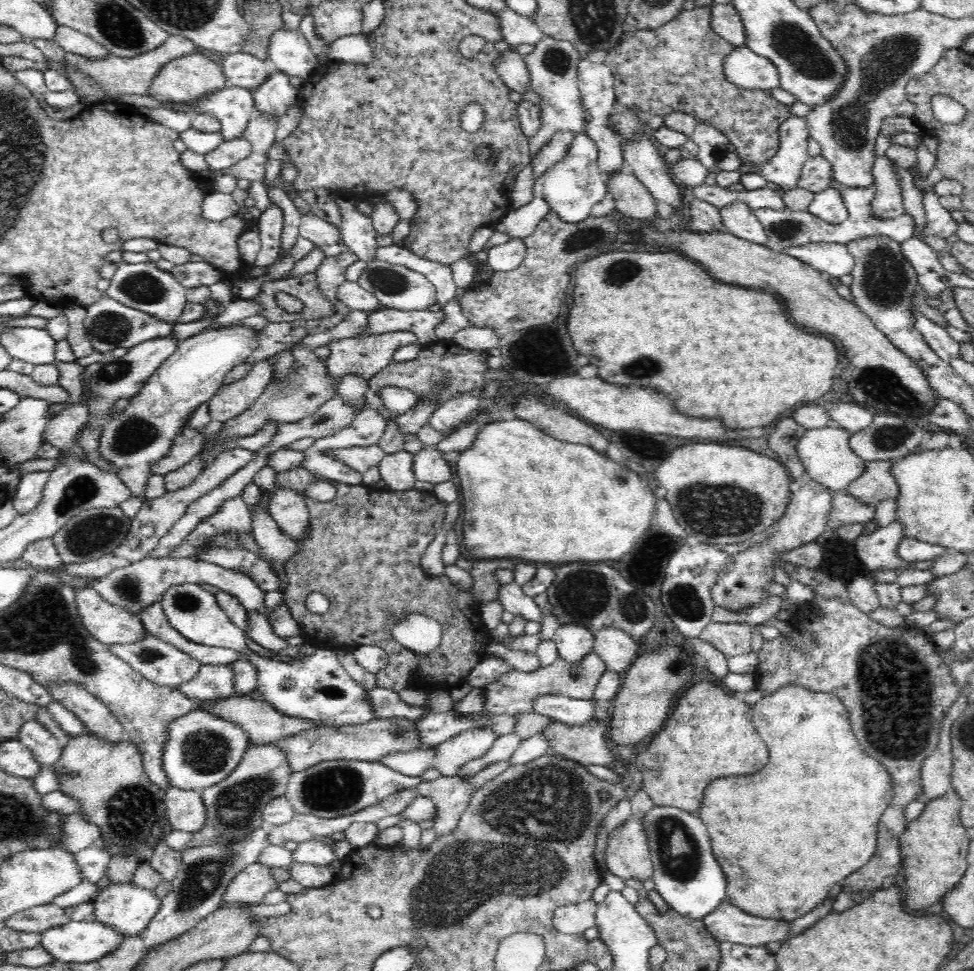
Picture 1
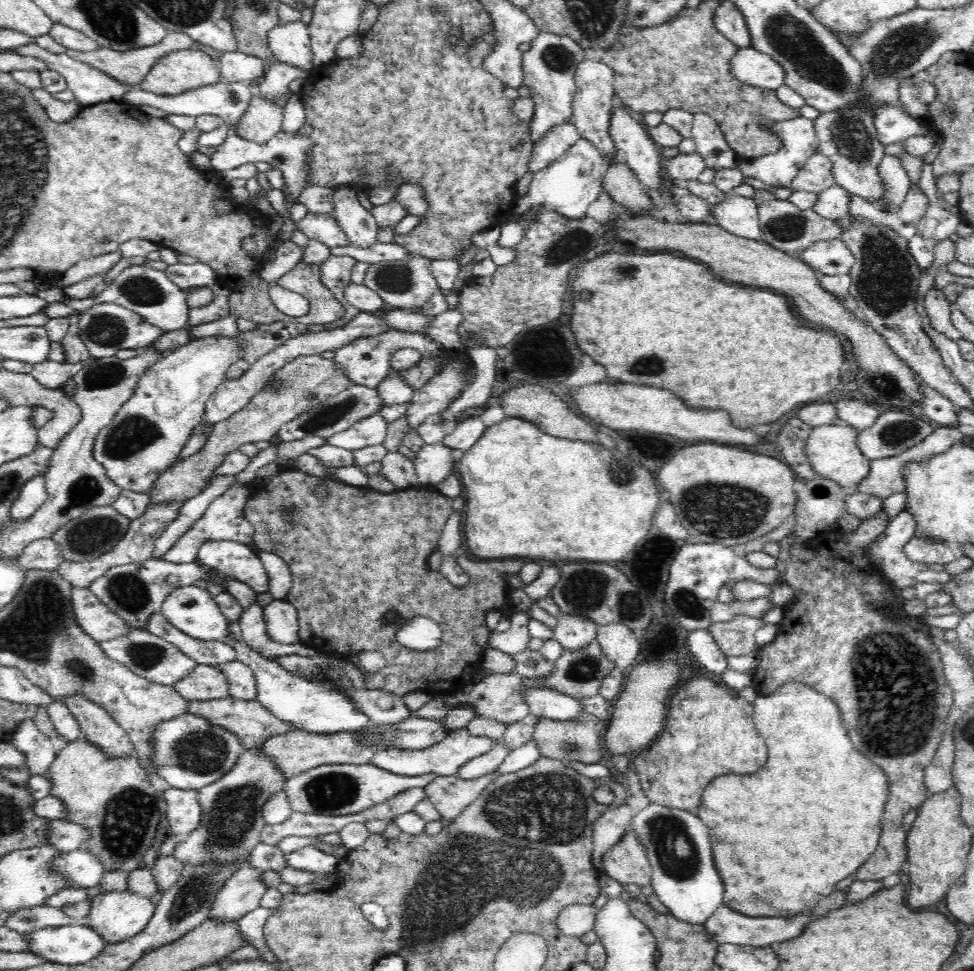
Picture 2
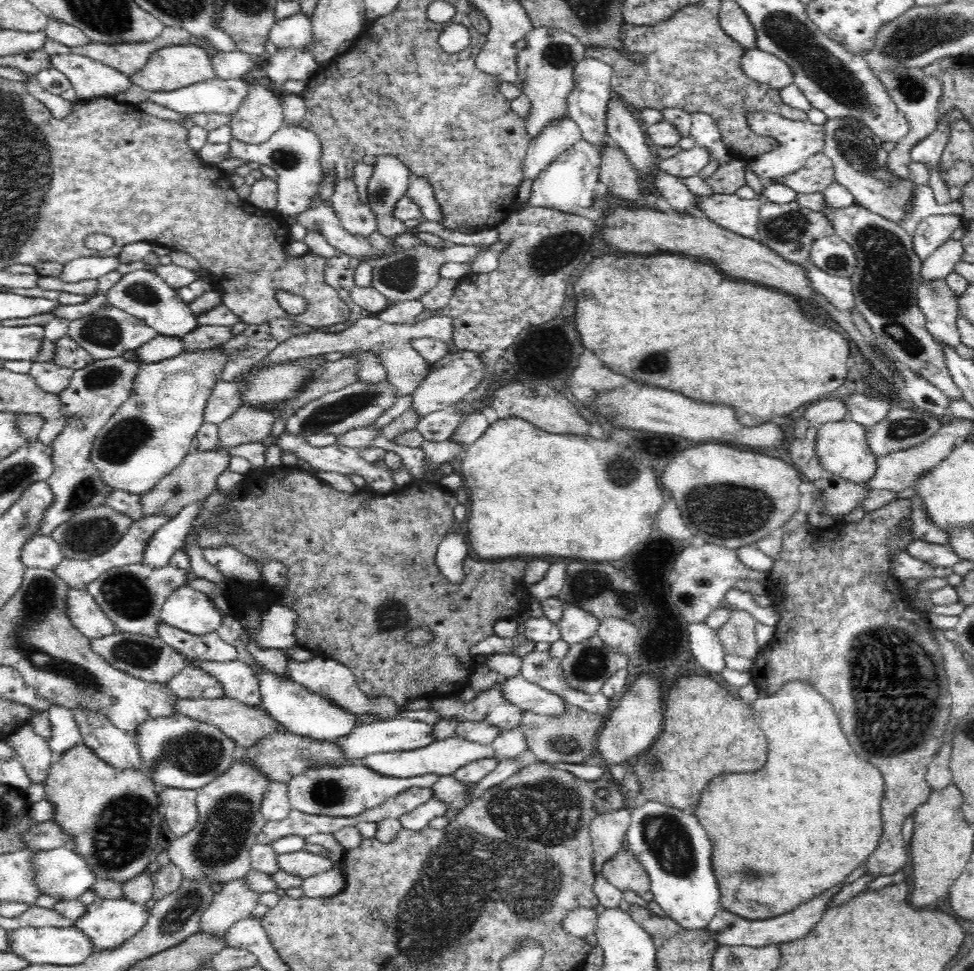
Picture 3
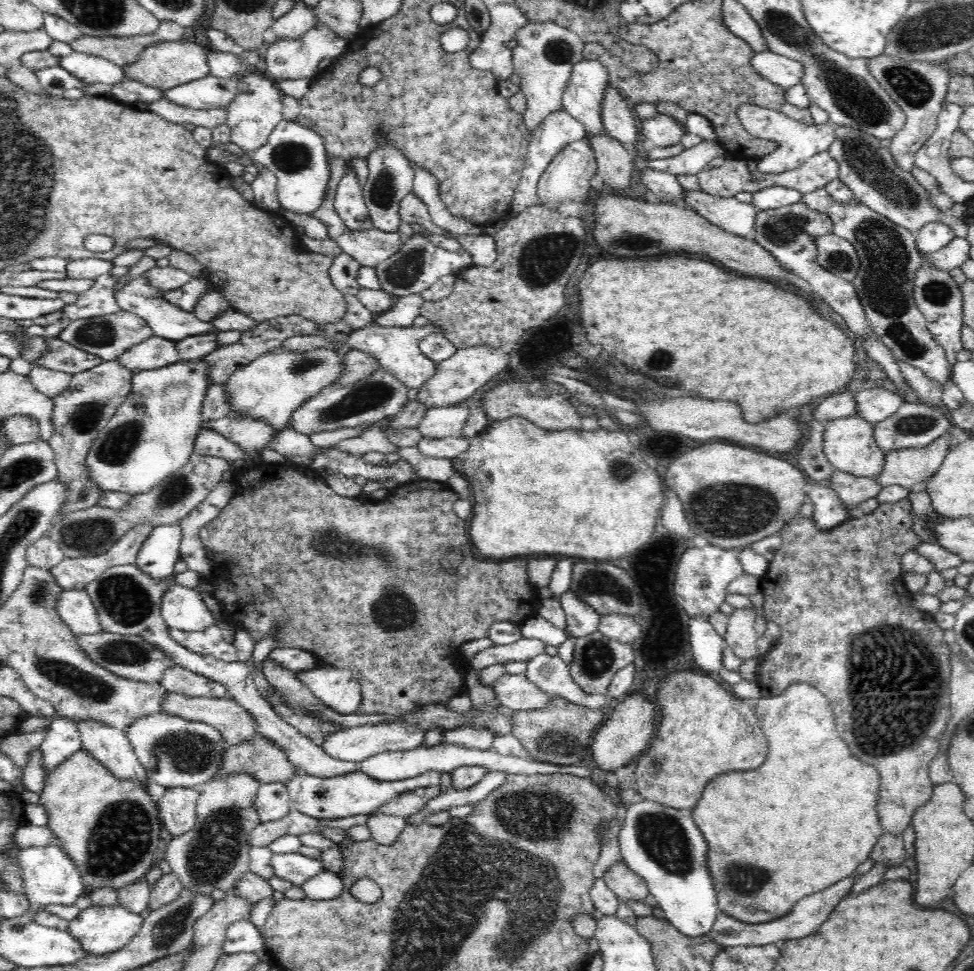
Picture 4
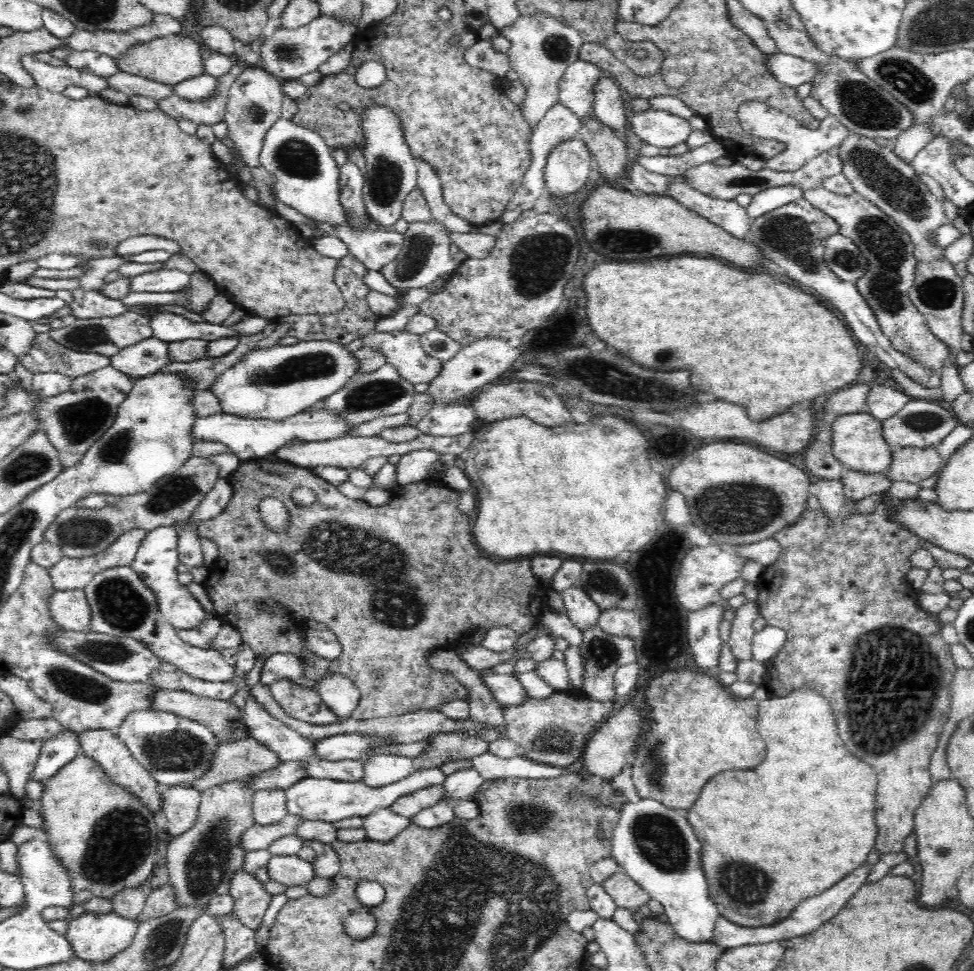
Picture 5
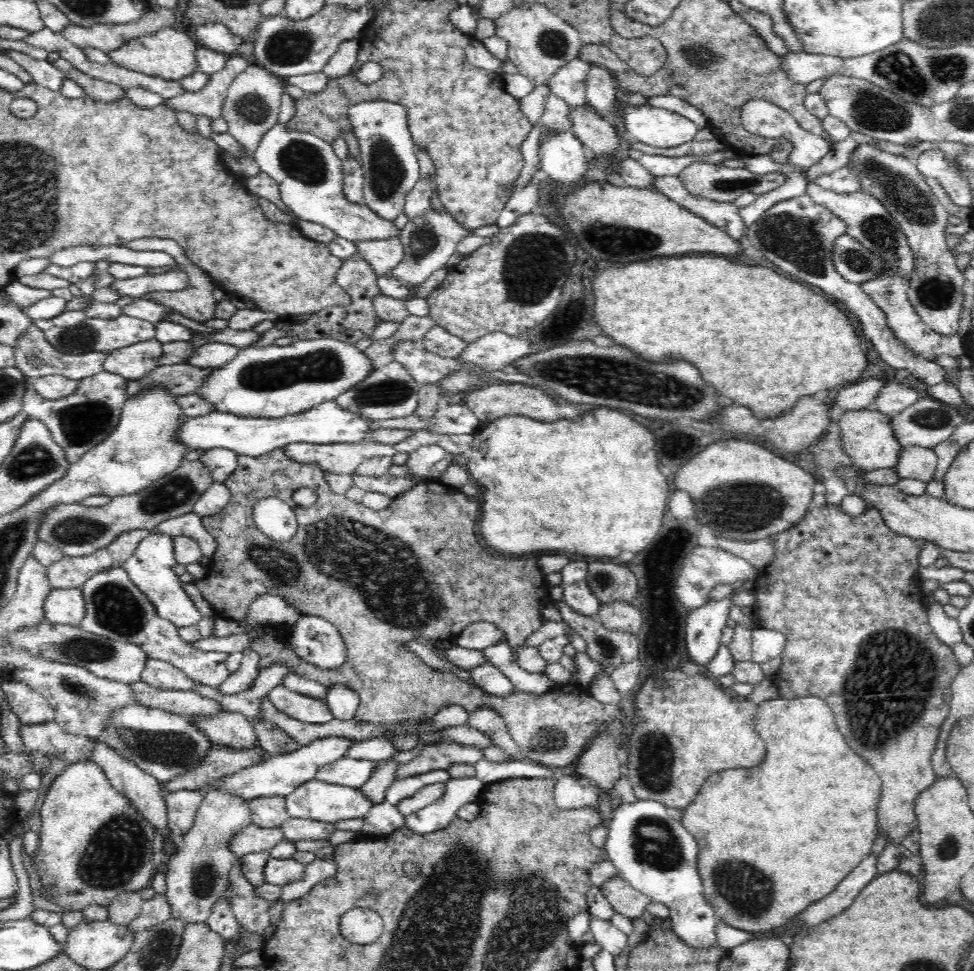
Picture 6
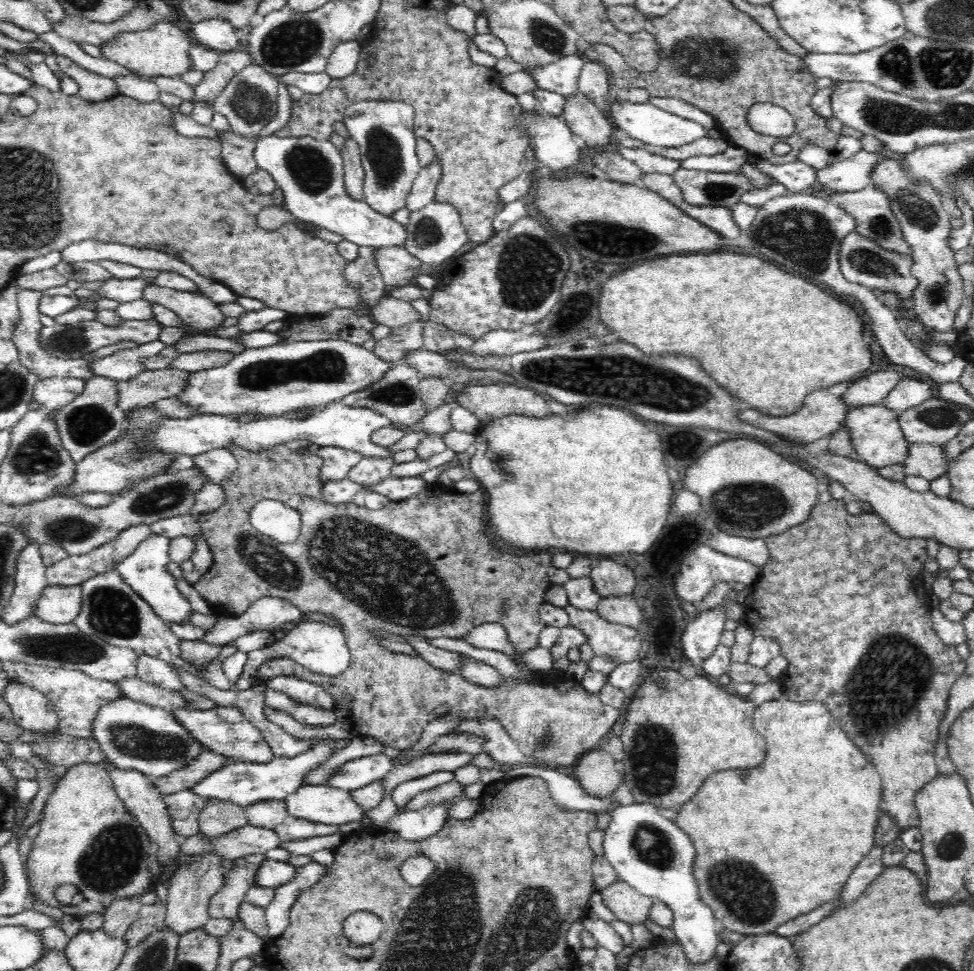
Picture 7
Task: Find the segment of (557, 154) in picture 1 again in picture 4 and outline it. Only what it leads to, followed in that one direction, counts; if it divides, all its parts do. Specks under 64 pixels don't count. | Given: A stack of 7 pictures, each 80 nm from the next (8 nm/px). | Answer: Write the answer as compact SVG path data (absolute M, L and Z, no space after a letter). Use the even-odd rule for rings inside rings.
M564 109L553 112L548 118L544 118L544 120L545 122L542 122L542 124L538 126L538 129L532 133L526 155L525 167L522 171L518 188L516 188L514 192L514 200L511 202L506 216L515 217L529 206L536 205L537 184L551 160L560 152L560 150L562 150L562 148L564 148L564 146L570 144L570 142L576 142L576 140L583 139L586 135L584 125L578 122L578 120L571 114L568 114Z

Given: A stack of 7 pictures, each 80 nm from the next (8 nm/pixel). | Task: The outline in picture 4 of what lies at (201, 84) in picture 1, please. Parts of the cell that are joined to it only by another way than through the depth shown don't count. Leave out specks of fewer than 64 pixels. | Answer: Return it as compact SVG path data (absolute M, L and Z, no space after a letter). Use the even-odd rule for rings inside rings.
M178 40L178 42L158 42L142 50L142 56L134 62L124 66L125 78L137 80L146 86L166 90L174 86L180 86L186 82L192 82L198 78L210 75L206 49L196 42Z

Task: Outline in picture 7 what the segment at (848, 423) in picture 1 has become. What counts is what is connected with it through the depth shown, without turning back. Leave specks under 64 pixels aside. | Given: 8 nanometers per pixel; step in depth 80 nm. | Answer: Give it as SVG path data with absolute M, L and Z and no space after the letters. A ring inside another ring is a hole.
M906 377L898 381L882 404L890 410L900 412L908 410L926 402L928 398L933 398L931 387L929 383Z

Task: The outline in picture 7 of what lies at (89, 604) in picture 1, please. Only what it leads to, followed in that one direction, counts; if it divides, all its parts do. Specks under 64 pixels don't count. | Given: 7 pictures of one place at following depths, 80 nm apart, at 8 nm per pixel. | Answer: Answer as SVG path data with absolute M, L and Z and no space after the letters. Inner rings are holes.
M46 586L37 601L34 616L52 624L70 624L80 615L82 607L82 587Z

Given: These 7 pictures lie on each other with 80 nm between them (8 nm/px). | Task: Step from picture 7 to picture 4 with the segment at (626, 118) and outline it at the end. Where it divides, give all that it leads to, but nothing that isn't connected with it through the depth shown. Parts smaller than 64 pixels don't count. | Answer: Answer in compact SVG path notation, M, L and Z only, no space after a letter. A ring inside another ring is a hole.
M654 114L654 118L639 119L640 134L657 147L674 146L681 142L687 128L678 120L665 114Z

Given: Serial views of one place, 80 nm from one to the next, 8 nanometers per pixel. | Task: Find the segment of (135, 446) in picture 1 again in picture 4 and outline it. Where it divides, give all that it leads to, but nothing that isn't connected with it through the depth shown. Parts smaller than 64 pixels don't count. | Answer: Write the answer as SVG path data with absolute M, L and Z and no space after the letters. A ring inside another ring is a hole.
M200 360L133 374L132 389L108 424L94 439L87 466L94 484L103 491L142 494L185 466L202 425L203 401L209 386L208 364Z

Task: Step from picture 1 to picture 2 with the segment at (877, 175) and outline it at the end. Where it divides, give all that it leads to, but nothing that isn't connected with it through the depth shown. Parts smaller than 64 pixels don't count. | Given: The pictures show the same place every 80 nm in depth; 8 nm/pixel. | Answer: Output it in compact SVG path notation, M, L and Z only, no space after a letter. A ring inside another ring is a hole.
M890 155L880 161L878 172L884 183L883 202L889 206L890 213L898 212L910 193L911 178L902 166L902 161Z

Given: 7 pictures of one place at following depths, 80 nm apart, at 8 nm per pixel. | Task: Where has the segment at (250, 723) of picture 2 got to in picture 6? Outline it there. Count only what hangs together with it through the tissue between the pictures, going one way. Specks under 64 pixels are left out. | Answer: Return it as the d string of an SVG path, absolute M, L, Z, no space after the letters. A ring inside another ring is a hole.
M144 681L130 682L128 685L134 689L137 702L148 708L166 710L186 717L216 716L226 711L218 701L194 690L160 690Z

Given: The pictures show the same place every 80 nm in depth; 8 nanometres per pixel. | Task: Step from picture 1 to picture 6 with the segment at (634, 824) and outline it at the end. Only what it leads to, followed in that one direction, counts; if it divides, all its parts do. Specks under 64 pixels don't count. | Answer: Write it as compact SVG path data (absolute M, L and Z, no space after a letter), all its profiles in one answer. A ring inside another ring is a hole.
M619 874L604 883L601 889L615 912L620 912L630 919L640 917L645 911L646 905L652 902L644 893L632 888L632 885Z

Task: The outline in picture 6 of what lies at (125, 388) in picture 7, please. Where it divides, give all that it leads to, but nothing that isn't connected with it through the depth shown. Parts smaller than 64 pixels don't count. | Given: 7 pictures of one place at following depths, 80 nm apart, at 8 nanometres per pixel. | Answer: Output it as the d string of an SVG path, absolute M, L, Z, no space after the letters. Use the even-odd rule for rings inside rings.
M174 364L170 366L158 366L138 381L127 382L127 390L130 398L134 398L138 392L152 388L152 385L164 385L175 396L190 395L196 393L217 368L198 368L190 364Z

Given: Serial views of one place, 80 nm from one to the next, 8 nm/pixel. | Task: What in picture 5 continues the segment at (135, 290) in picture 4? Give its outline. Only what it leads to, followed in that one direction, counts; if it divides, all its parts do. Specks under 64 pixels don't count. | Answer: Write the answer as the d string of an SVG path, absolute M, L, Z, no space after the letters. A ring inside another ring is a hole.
M158 309L149 316L153 329L153 337L166 343L202 338L208 342L220 340L224 336L237 336L240 334L231 327L214 325L212 323L194 323L180 314L172 313L168 309Z

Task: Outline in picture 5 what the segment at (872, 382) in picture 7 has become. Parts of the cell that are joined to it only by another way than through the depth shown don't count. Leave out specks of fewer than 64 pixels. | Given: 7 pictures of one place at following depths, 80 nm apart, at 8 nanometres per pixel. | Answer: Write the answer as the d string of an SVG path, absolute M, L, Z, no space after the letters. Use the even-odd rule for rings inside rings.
M858 384L852 387L846 386L833 393L826 404L824 404L824 412L832 412L832 414L854 414L866 411L866 400L870 394L870 386L866 384Z

